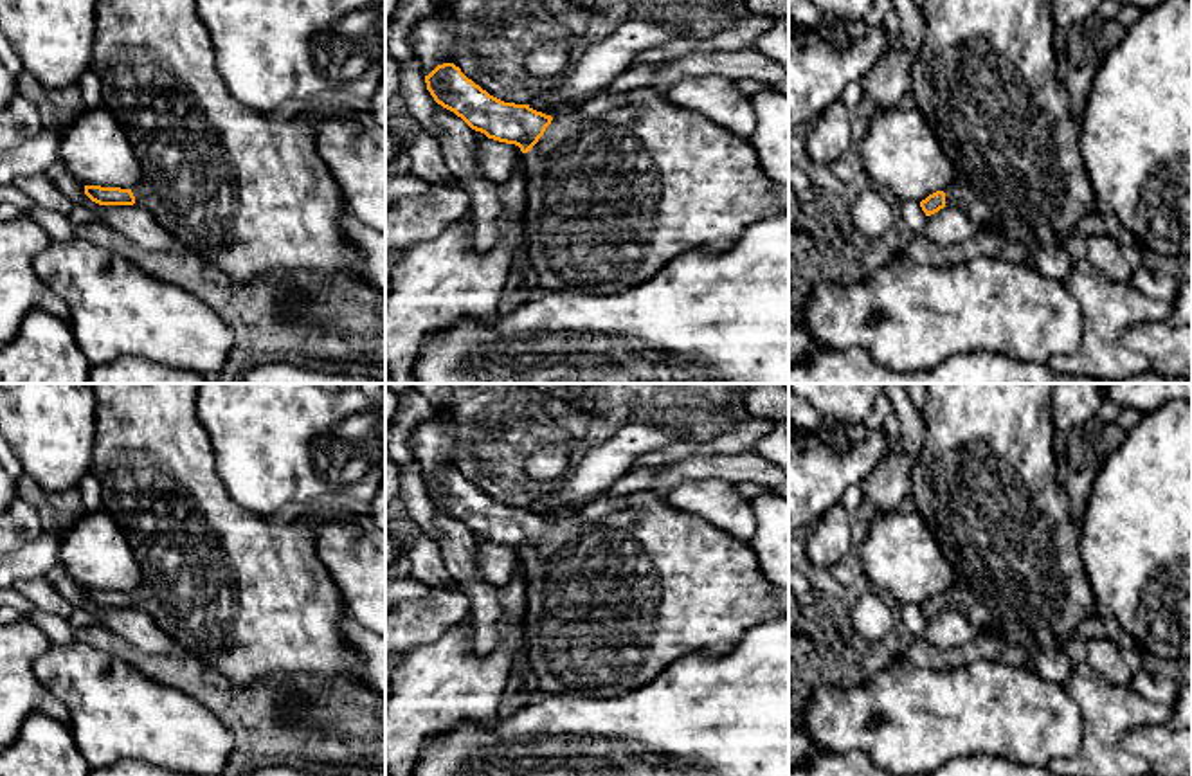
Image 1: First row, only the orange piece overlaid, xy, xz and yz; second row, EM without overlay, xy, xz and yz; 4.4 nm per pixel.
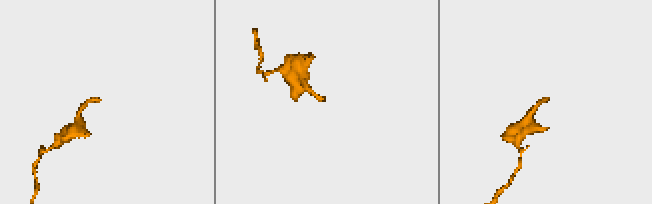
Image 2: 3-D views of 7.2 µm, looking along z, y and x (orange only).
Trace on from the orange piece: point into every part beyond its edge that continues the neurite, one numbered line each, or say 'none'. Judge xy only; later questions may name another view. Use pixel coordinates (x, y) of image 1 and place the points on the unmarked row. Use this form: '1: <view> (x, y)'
1: xy (249, 598)

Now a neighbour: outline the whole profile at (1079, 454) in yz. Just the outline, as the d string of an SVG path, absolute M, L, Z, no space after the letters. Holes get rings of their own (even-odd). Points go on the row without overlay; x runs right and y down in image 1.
M1118 423L1059 430L1053 441L1057 481L1068 495L1070 515L1082 526L1088 497L1104 461L1122 445L1127 430Z

